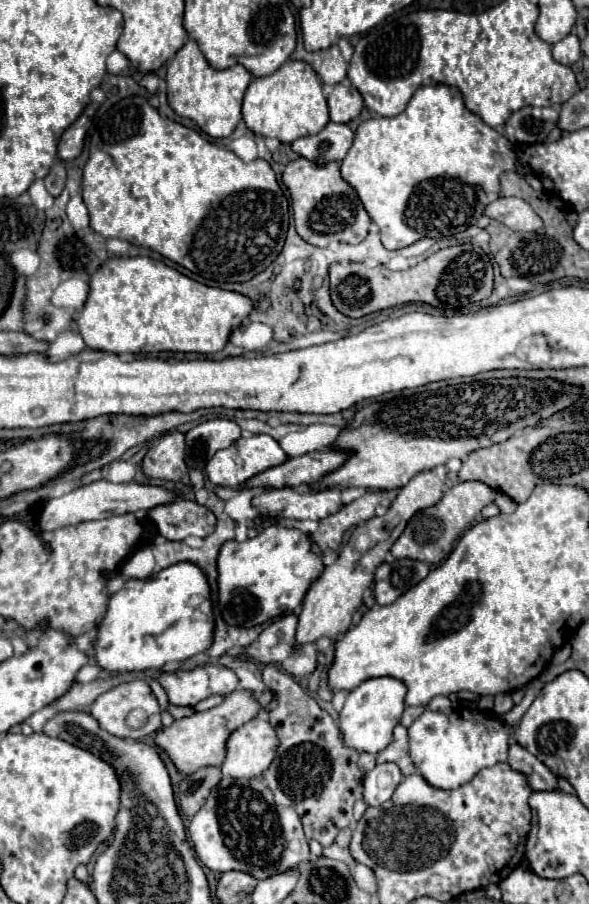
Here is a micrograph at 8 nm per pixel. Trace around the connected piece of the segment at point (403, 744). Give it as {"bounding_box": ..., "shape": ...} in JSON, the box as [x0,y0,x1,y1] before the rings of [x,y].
{"bounding_box":[377,725,409,763],"shape":[[[397,725],[393,731],[393,741],[381,751],[377,753],[377,763],[387,763],[387,761],[399,761],[403,755],[409,753],[409,745],[407,745],[407,729]]]}

